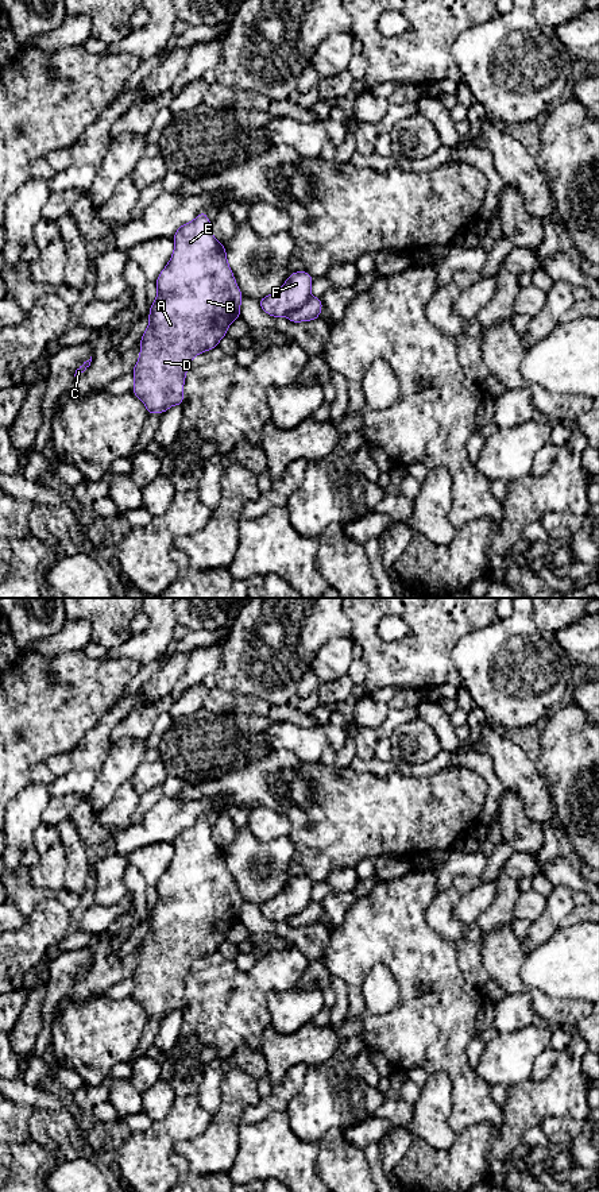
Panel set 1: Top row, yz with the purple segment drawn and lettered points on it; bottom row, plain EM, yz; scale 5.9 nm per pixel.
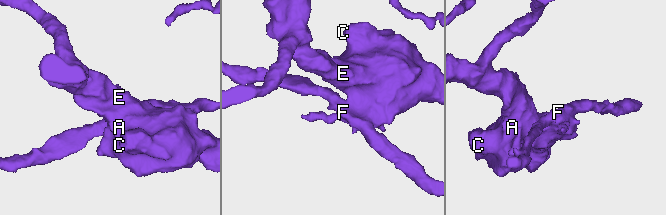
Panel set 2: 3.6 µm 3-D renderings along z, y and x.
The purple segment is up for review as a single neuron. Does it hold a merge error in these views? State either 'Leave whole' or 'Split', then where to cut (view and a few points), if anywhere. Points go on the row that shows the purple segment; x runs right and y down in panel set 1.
Split. Split along yz (310, 296), (286, 316)

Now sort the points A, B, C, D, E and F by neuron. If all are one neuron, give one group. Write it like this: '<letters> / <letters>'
A B C D E / F

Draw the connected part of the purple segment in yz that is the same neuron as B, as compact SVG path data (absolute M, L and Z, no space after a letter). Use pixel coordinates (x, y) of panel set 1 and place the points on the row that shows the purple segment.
M206 212L181 225L173 236L174 251L156 278L156 298L150 306L150 323L140 339L140 355L132 370L132 393L144 402L148 414L182 405L183 383L192 359L217 347L232 321L240 319L240 292L228 265L225 246L212 234Z

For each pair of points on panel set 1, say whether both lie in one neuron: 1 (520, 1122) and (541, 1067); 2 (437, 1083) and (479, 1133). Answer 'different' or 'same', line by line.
1: different
2: different

